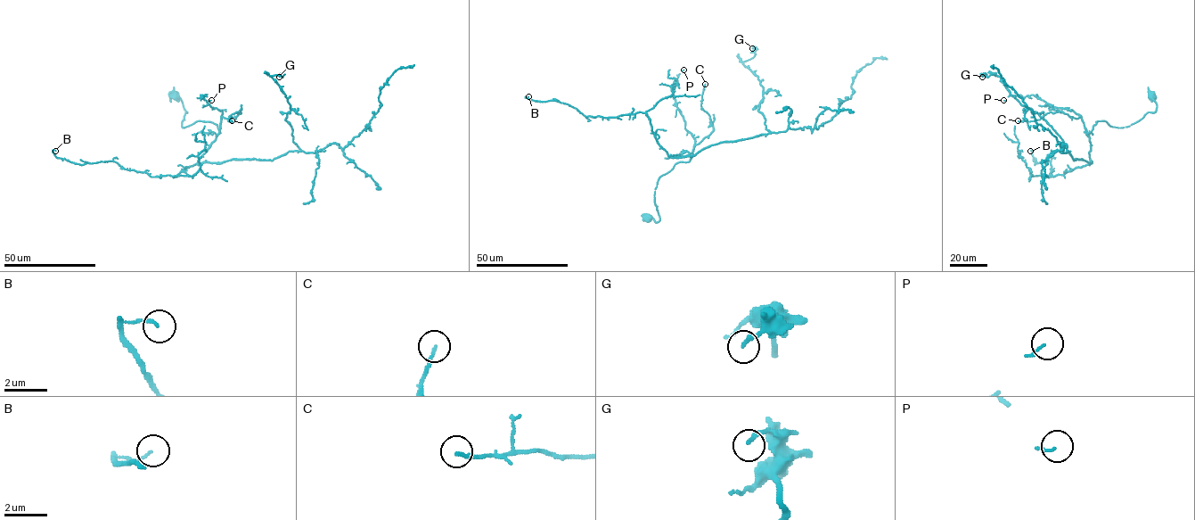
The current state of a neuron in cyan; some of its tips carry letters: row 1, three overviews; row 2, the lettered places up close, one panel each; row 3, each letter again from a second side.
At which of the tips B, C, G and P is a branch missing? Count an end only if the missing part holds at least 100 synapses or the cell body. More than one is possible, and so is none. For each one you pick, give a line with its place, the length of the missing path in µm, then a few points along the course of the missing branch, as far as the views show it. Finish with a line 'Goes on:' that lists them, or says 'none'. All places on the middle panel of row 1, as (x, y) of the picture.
Goes on: none

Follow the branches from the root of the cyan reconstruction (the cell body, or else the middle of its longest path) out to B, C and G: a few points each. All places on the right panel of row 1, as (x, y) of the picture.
B: (1151, 96), (1157, 110), (1128, 126), (1096, 121), (1088, 164), (1048, 177), (1051, 161), (1035, 164), (1030, 151)
C: (1151, 96), (1157, 110), (1124, 127), (1098, 120), (1088, 133), (1080, 117), (1061, 111), (1018, 120)
G: (1151, 96), (1157, 110), (1128, 126), (1096, 121), (1087, 133), (1090, 163), (1074, 160), (999, 77), (982, 77)

